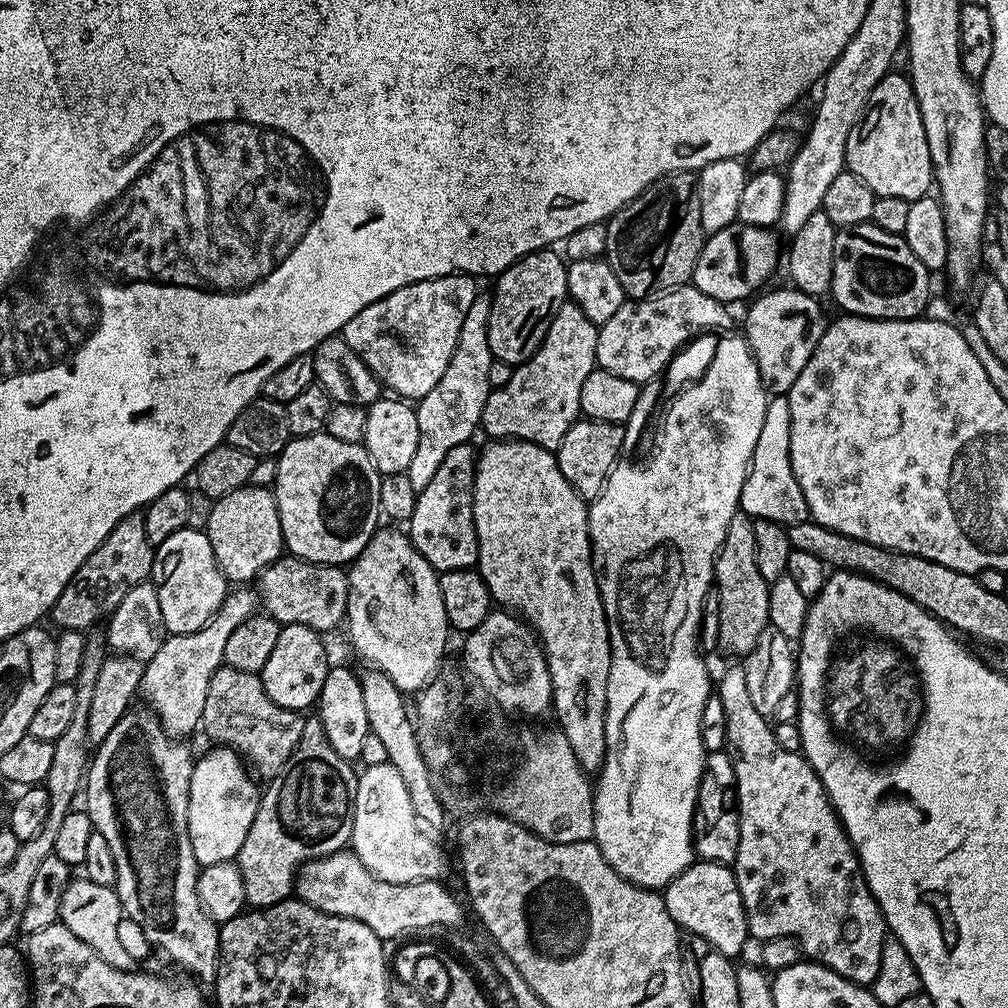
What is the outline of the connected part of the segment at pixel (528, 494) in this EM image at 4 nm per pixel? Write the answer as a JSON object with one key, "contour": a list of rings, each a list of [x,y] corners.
{"contour":[[[492,438],[484,449],[479,449],[476,457],[476,477],[472,487],[472,509],[474,510],[474,530],[478,538],[478,571],[480,577],[486,582],[493,601],[501,609],[515,614],[525,625],[528,624],[536,631],[540,639],[542,655],[552,683],[551,711],[556,711],[556,720],[559,731],[566,734],[566,742],[570,742],[570,750],[574,750],[574,758],[578,758],[580,767],[585,773],[592,774],[599,769],[604,762],[604,714],[606,712],[606,686],[610,674],[610,630],[604,603],[600,597],[600,587],[596,581],[596,567],[592,564],[592,539],[588,533],[588,509],[584,497],[578,494],[578,490],[562,474],[562,470],[556,461],[555,451],[538,446],[534,442],[525,440],[509,440],[507,438]]]}

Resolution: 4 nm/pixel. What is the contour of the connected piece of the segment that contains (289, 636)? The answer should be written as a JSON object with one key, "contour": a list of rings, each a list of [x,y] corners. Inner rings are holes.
{"contour":[[[286,624],[281,627],[278,643],[274,645],[274,651],[270,653],[266,666],[258,674],[264,683],[266,694],[279,708],[303,713],[304,708],[311,704],[313,707],[319,701],[322,682],[326,682],[330,667],[324,640],[325,637],[310,626]]]}

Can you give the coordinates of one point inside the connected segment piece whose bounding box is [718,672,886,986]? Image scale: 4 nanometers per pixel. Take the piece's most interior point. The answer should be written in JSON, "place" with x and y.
{"place":[796,869]}

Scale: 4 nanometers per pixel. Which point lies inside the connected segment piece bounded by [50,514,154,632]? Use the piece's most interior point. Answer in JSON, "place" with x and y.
{"place":[126,559]}

